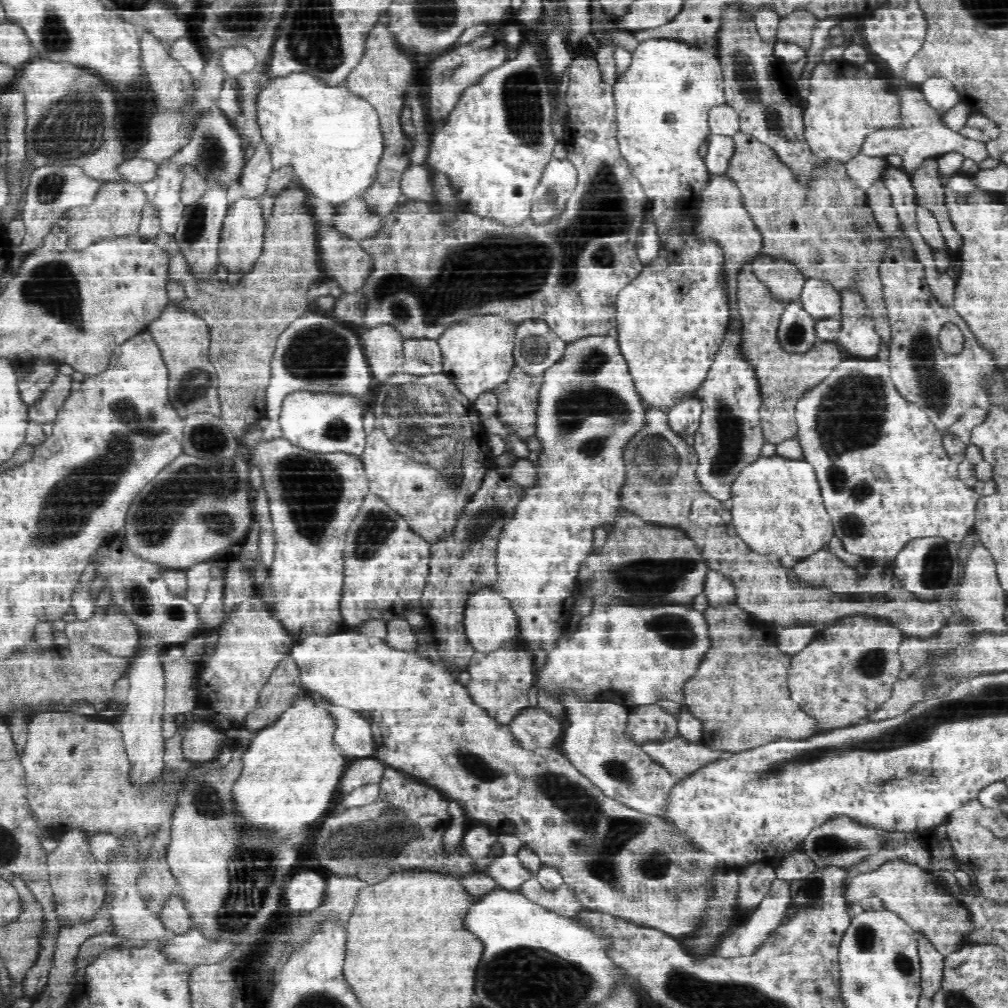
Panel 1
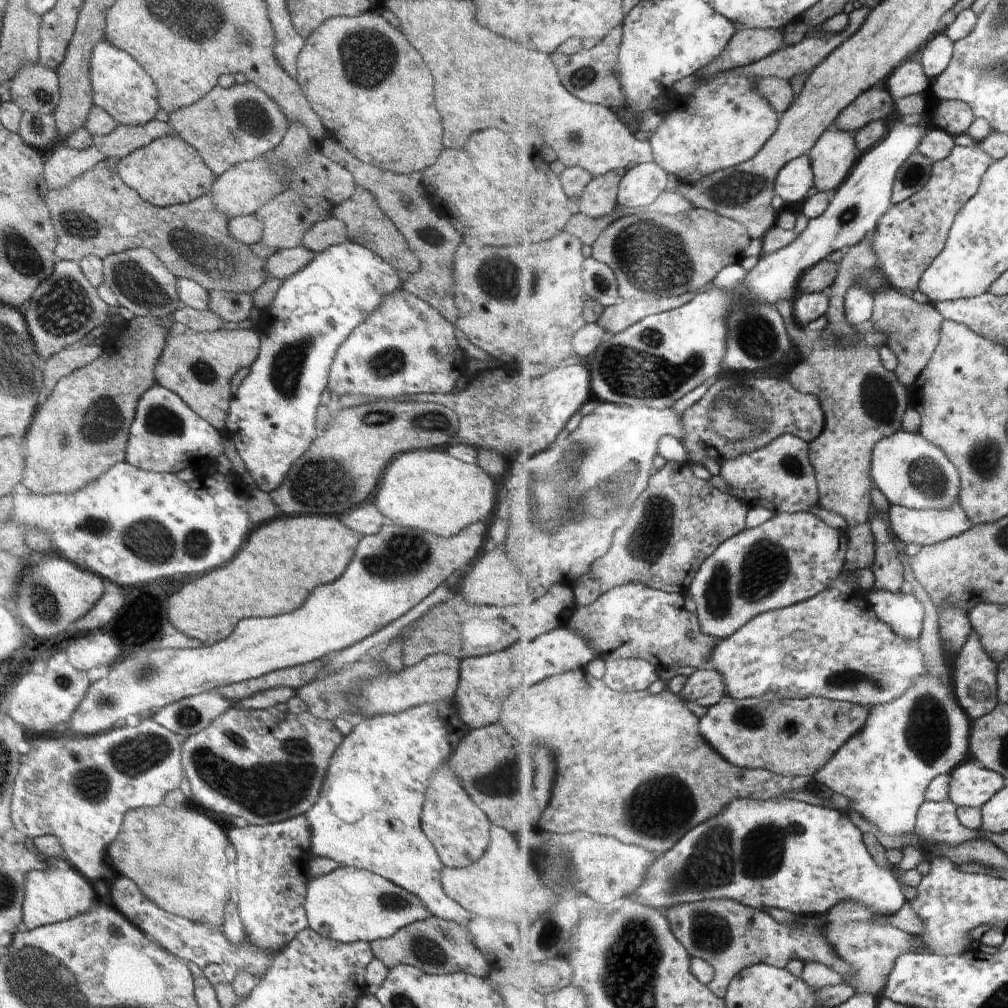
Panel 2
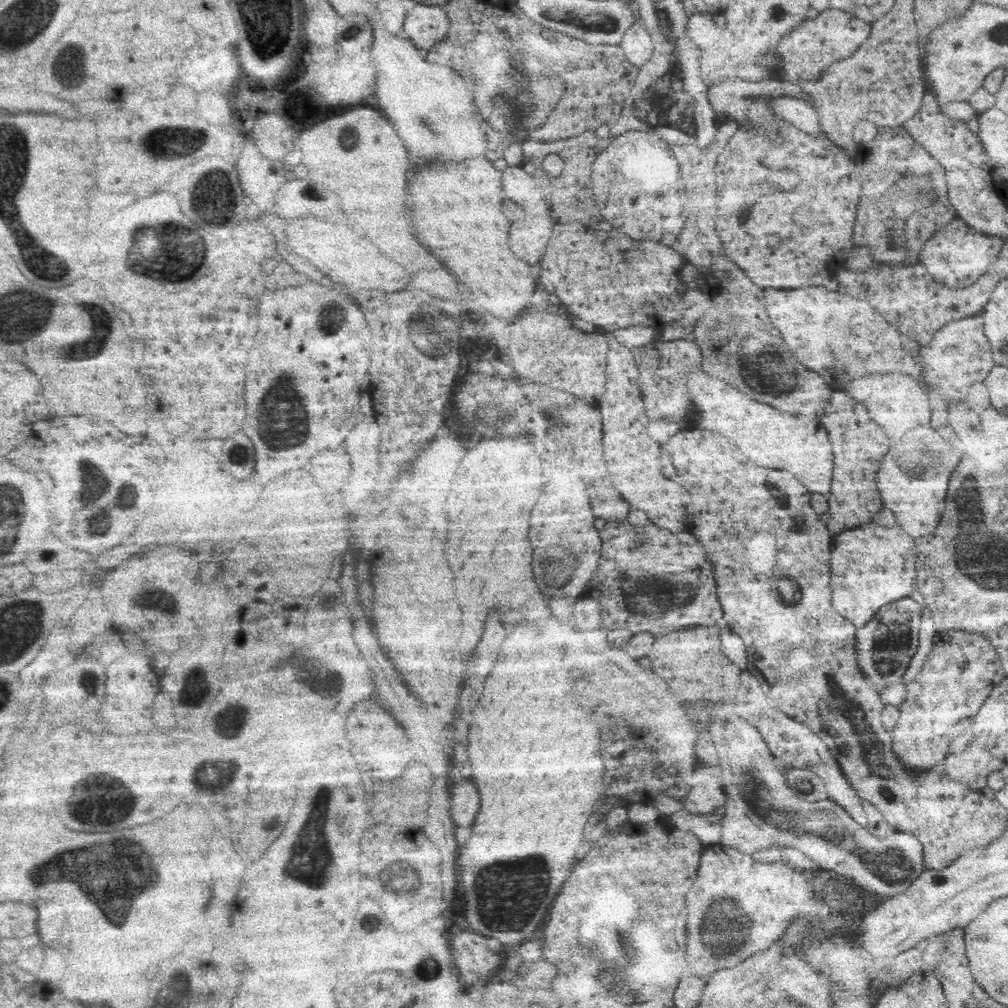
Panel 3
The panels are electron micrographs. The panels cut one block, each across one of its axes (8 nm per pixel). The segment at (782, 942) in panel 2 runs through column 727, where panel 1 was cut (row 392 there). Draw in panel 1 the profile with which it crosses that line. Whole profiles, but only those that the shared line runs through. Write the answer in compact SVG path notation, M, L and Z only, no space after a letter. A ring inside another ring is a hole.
M888 248L881 278L891 328L889 373L897 391L918 406L938 430L947 430L970 405L981 406L988 412L994 402L994 376L1002 369L998 353L974 335L970 323L958 313L954 304L942 304L934 297L924 268L918 262ZM950 323L960 326L965 336L964 350L958 354L945 353L938 344L940 329Z

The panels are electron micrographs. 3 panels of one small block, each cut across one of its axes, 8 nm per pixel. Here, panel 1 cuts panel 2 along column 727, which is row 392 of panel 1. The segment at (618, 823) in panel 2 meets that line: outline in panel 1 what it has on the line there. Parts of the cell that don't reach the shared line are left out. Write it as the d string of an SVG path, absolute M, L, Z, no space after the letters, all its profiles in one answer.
M750 268L742 270L737 282L737 300L741 318L739 331L739 357L750 364L754 371L760 397L758 408L761 431L765 442L781 445L796 438L798 425L795 411L798 400L814 390L830 376L844 361L844 352L838 342L820 341L804 354L792 354L784 347L778 337L778 328L787 303L778 298L770 286L756 278Z

